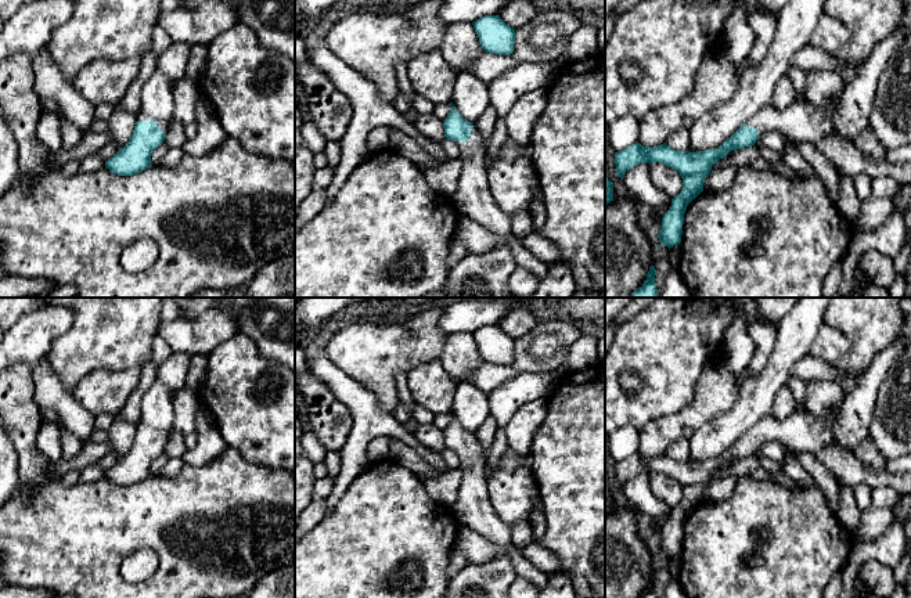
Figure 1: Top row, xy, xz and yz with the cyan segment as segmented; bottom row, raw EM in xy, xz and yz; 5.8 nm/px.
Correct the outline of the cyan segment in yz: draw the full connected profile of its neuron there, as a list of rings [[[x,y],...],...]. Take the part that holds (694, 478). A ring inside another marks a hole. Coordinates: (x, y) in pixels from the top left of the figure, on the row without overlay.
[[[800,410],[786,419],[777,419],[773,414],[761,418],[755,426],[748,429],[728,450],[725,450],[719,458],[705,460],[705,461],[676,461],[667,454],[656,457],[642,457],[638,451],[619,462],[615,462],[616,483],[623,490],[624,483],[634,476],[645,472],[653,473],[660,472],[680,483],[683,487],[683,498],[680,504],[671,508],[670,519],[662,527],[662,538],[658,544],[658,548],[662,555],[669,559],[681,552],[684,523],[688,514],[695,509],[703,501],[703,493],[707,484],[712,480],[712,476],[723,469],[728,462],[734,460],[741,460],[745,457],[752,457],[759,450],[763,443],[778,442],[782,443],[788,450],[793,453],[817,453],[833,443],[833,422],[815,417],[806,410]]]

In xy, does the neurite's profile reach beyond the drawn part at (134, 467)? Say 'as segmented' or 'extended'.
extended

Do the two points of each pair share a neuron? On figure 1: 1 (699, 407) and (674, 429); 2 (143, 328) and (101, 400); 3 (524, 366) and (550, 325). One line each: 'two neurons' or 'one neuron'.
1: one neuron
2: two neurons
3: one neuron

